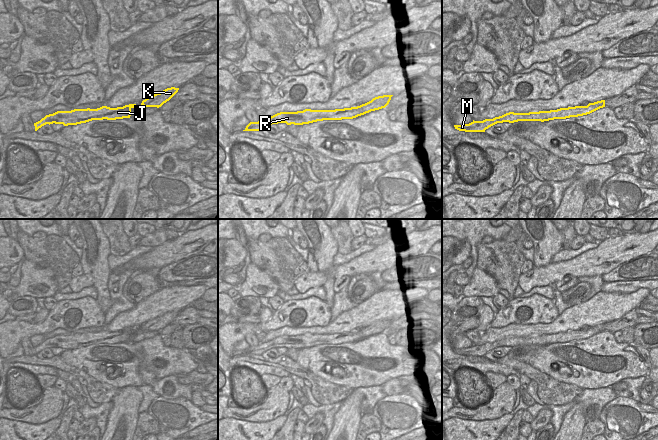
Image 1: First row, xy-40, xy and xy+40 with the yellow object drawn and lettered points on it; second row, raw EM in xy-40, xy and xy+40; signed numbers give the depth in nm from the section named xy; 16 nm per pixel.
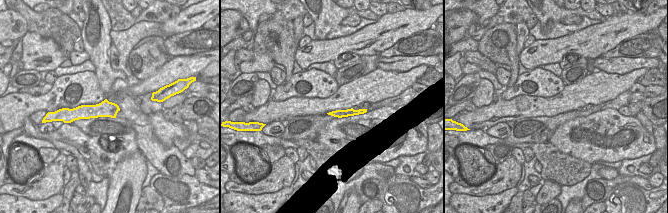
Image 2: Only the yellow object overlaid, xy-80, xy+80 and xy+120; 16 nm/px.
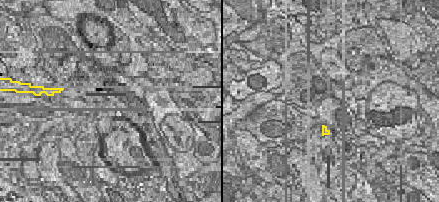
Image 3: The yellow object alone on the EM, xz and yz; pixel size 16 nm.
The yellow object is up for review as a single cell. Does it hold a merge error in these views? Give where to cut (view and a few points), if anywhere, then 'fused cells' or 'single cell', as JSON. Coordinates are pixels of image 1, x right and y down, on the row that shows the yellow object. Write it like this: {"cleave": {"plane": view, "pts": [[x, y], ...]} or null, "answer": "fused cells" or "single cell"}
{"cleave": null, "answer": "single cell"}

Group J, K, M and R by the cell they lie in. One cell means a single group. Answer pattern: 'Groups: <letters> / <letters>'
Groups: J K M R.

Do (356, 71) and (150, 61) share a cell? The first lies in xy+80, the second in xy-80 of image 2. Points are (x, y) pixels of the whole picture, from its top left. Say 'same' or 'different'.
same

